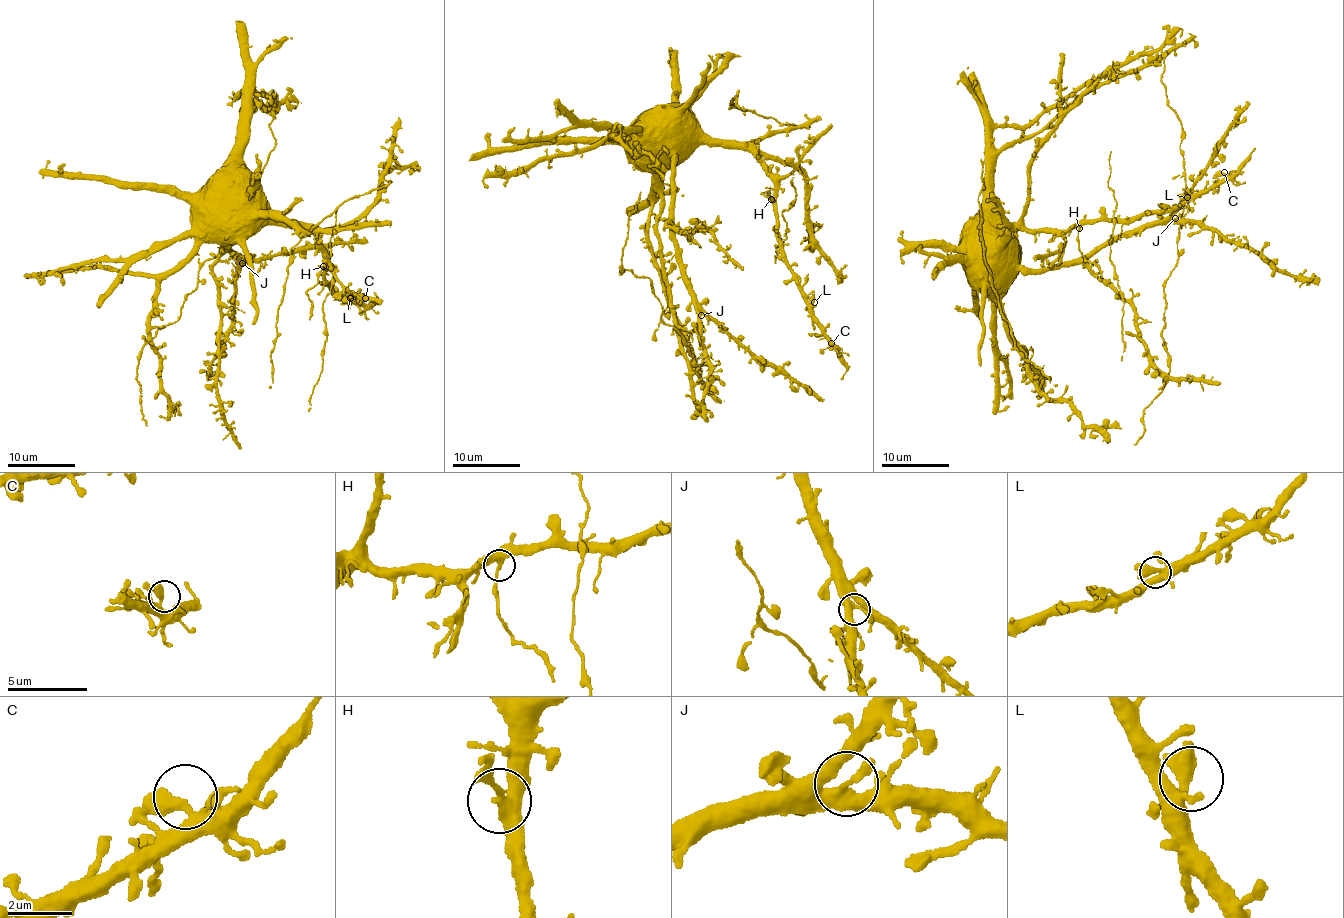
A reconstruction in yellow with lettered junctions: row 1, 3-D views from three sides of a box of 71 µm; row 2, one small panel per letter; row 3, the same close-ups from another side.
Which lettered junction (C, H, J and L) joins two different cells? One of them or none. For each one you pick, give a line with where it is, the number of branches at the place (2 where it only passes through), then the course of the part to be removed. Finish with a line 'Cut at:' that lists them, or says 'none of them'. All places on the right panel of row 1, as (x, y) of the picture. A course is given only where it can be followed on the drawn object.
H: at (1079, 228); 3 branches meet; foreign part runs (1078, 228), (1078, 247), (1102, 277)
Cut at: H

